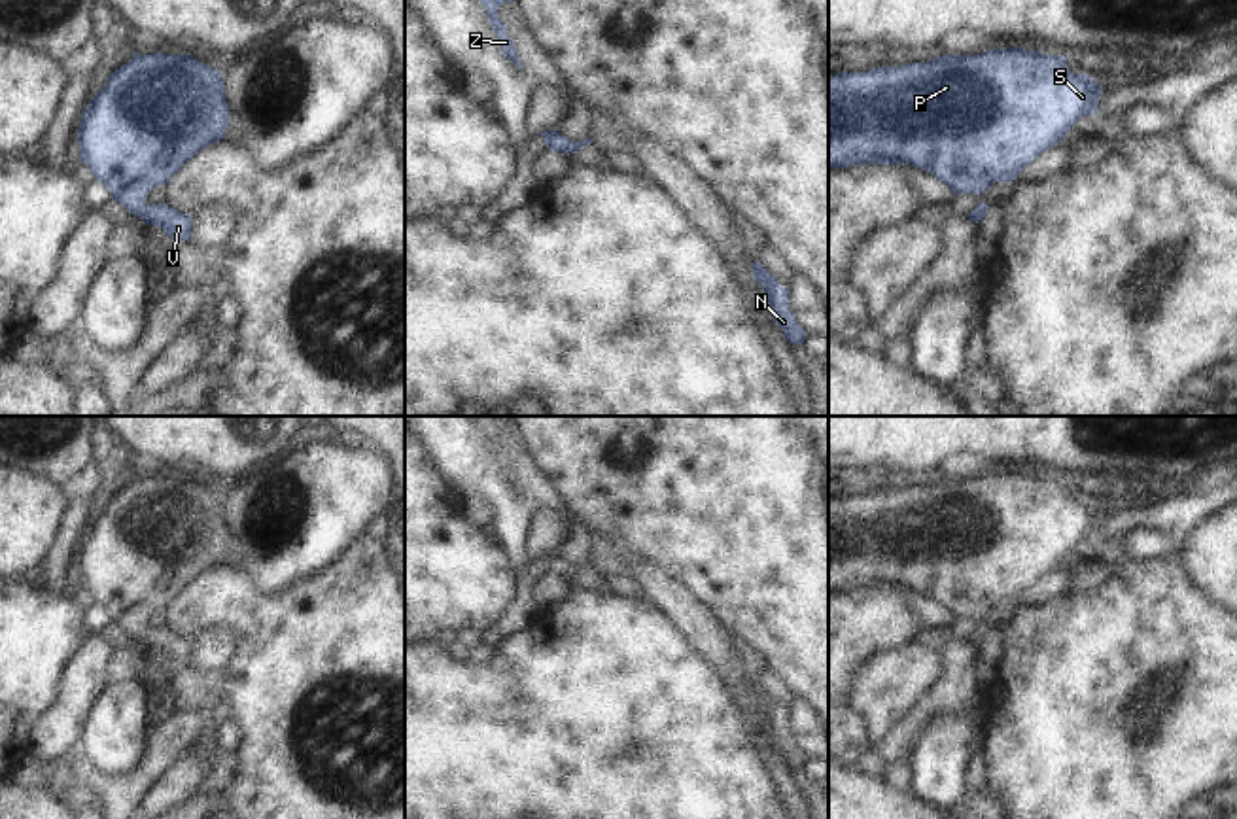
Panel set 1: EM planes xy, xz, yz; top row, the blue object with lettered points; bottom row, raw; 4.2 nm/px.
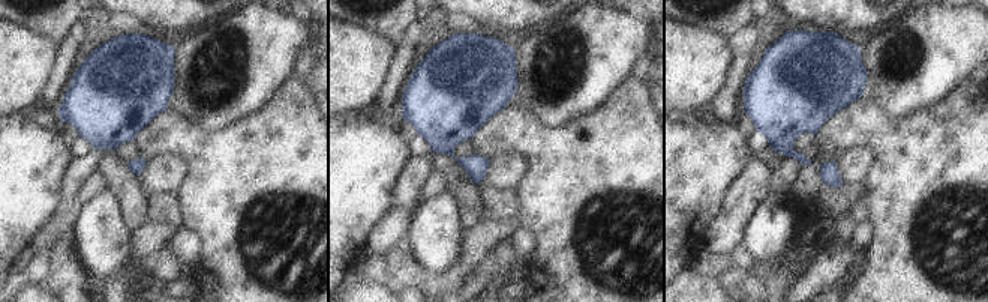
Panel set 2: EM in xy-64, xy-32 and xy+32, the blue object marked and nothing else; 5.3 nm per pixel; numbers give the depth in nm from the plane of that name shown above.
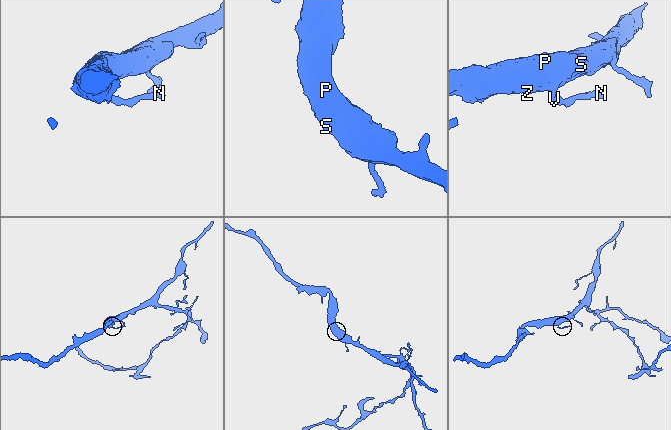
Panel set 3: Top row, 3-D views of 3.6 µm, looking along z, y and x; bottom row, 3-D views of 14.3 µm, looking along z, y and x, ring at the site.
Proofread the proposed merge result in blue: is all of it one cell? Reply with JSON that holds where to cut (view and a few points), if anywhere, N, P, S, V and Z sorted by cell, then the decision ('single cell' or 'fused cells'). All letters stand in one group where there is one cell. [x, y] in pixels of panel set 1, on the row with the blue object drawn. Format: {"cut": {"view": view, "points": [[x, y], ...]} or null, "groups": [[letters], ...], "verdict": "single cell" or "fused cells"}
{"cut": null, "groups": [["N", "P", "S", "V", "Z"]], "verdict": "single cell"}

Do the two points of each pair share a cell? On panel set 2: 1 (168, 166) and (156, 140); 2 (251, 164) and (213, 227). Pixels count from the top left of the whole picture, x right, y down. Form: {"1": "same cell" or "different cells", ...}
{"1": "different cells", "2": "same cell"}

